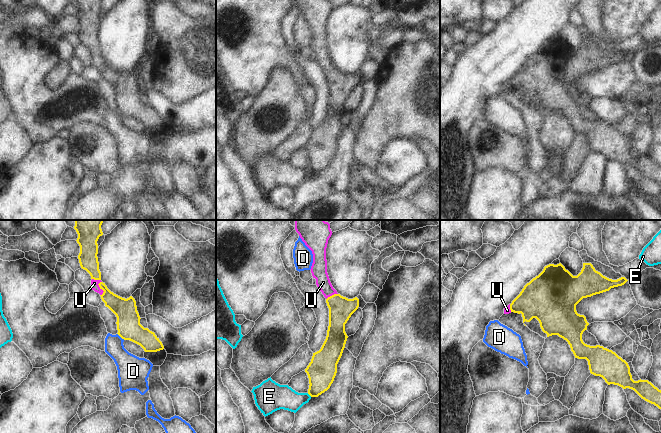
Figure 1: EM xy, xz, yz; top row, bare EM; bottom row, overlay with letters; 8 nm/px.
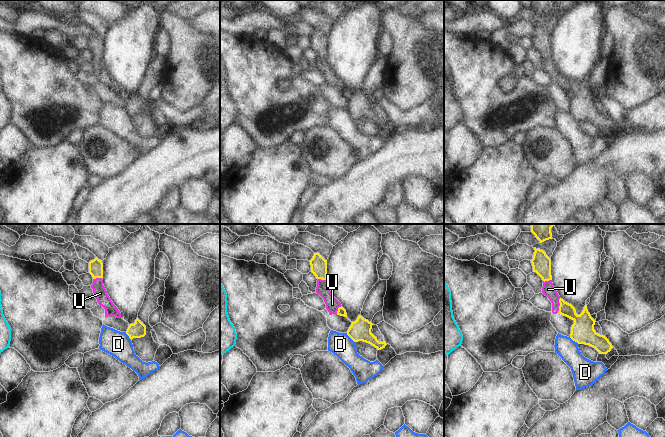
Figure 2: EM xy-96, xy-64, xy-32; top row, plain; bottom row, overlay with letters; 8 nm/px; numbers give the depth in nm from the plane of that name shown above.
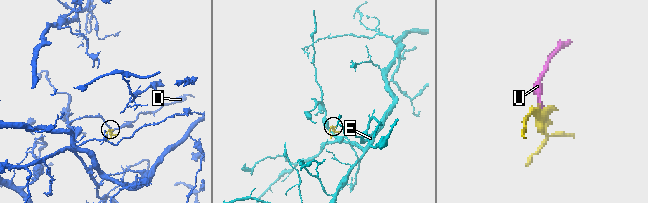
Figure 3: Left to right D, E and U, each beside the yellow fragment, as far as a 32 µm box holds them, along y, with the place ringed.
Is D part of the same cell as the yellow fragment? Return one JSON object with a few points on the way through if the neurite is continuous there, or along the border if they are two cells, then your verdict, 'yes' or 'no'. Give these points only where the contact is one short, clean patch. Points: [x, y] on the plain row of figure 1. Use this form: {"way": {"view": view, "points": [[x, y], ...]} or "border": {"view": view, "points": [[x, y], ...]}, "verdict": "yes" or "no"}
{"border": {"view": "xy", "points": [[117, 109], [124, 115]]}, "verdict": "no"}

